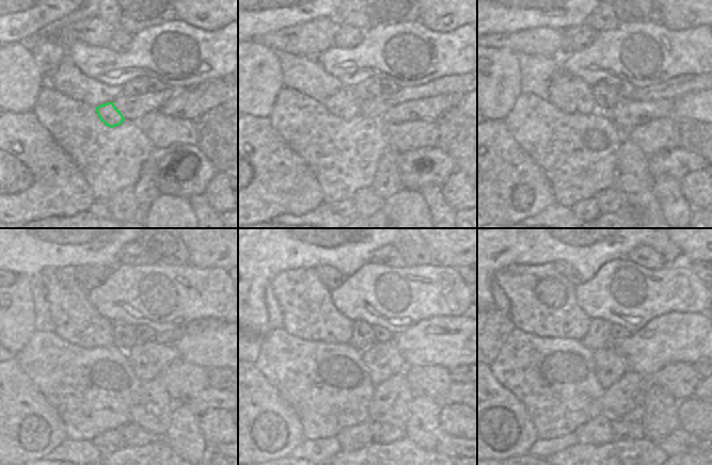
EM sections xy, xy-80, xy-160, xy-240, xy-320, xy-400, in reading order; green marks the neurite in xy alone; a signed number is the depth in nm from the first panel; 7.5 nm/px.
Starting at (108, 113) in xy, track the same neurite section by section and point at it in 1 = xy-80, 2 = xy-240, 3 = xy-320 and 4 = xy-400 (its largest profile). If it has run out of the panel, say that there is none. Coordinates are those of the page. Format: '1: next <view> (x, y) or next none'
1: next xy-80 (344, 103)
2: next xy-240 (76, 321)
3: next xy-320 (309, 313)
4: next xy-400 (542, 302)

